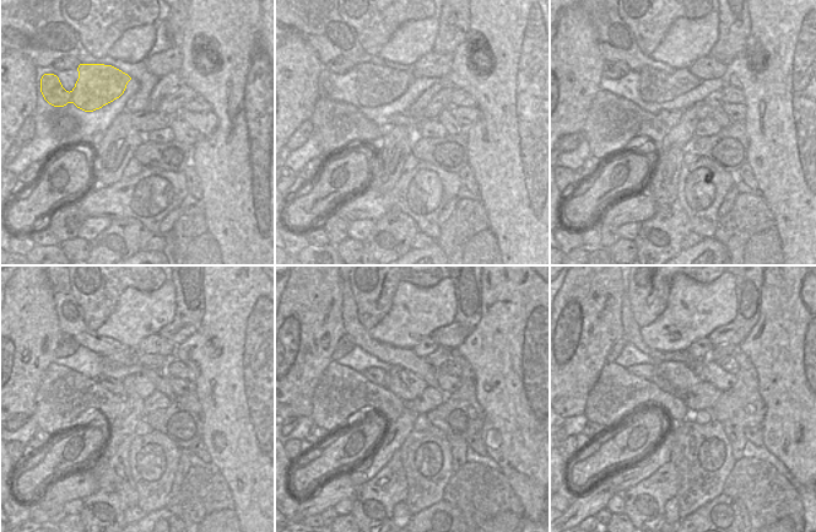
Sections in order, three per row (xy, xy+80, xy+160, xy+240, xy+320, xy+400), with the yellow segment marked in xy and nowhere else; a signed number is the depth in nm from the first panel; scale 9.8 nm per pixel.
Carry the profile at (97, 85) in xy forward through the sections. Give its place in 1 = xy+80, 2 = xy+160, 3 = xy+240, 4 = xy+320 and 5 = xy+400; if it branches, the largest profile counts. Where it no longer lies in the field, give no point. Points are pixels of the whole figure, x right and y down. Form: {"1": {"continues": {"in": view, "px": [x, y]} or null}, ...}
{"1": {"continues": {"in": "xy+80", "px": [377, 85]}}, "2": {"continues": {"in": "xy+160", "px": [657, 86]}}, "3": {"continues": {"in": "xy+240", "px": [146, 360]}}, "4": {"continues": {"in": "xy+320", "px": [441, 355]}}, "5": {"continues": {"in": "xy+400", "px": [717, 354]}}}

